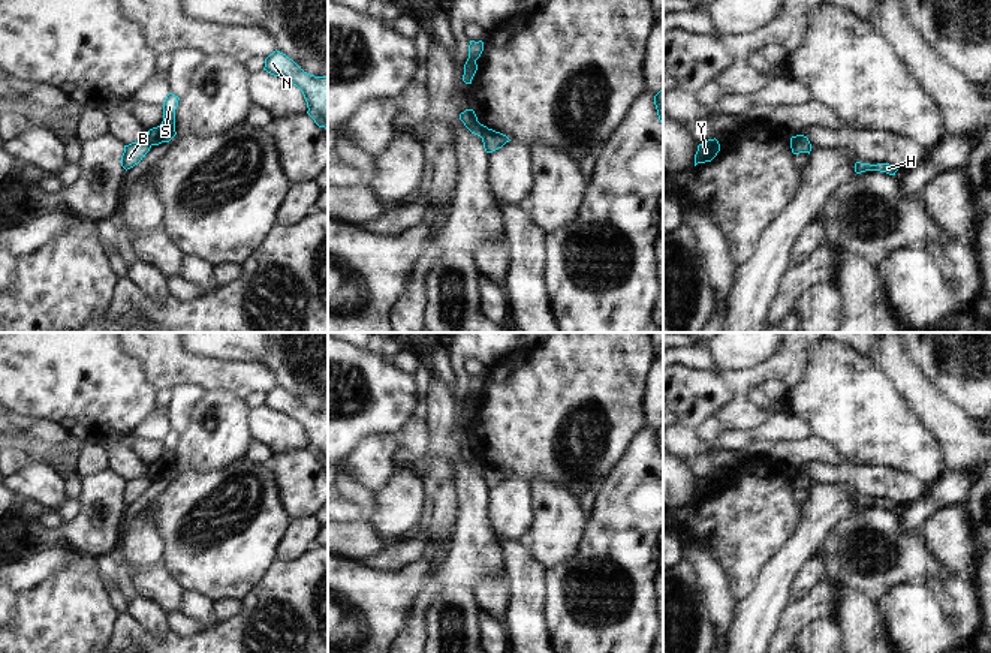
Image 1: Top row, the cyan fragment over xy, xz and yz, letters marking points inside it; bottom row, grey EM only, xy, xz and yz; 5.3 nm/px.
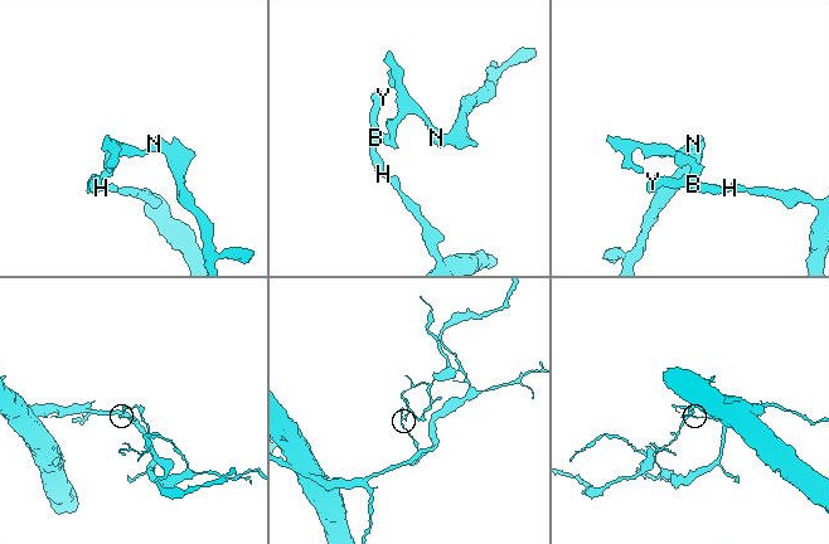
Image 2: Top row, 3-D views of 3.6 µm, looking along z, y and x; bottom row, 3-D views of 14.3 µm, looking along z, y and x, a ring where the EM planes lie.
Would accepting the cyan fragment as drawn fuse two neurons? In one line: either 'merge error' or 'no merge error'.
merge error

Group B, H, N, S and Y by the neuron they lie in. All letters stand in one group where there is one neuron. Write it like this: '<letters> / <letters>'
B H Y / N S

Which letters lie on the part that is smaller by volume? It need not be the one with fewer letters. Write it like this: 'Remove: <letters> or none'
Remove: N, S

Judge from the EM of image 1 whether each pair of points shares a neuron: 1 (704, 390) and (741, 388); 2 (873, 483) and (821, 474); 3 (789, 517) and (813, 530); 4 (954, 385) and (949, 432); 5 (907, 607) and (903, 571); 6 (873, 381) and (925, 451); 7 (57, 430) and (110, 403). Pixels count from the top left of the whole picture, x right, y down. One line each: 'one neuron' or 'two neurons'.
1: one neuron
2: one neuron
3: two neurons
4: two neurons
5: two neurons
6: one neuron
7: two neurons

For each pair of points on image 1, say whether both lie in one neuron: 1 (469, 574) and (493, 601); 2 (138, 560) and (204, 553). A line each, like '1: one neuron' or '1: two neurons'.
1: two neurons
2: two neurons

